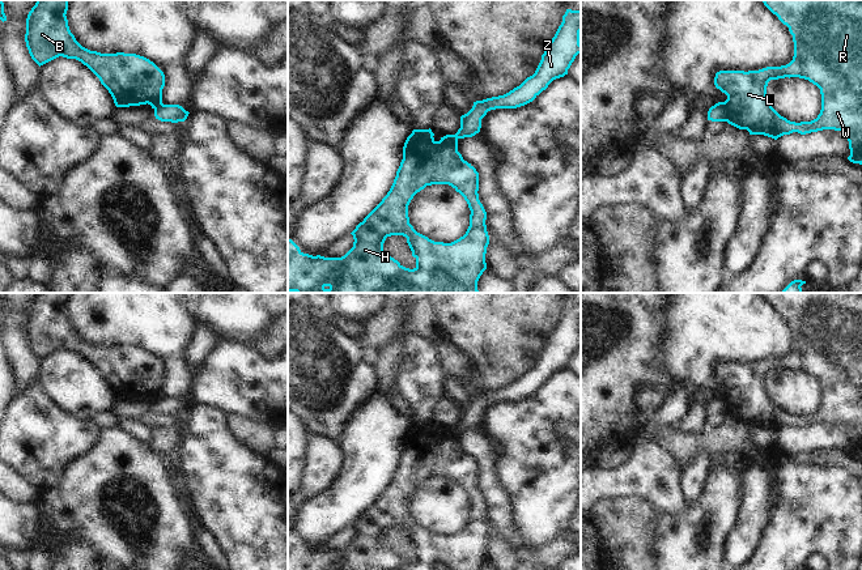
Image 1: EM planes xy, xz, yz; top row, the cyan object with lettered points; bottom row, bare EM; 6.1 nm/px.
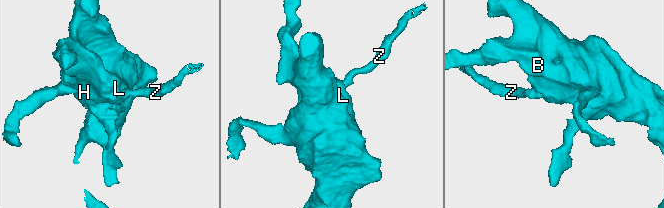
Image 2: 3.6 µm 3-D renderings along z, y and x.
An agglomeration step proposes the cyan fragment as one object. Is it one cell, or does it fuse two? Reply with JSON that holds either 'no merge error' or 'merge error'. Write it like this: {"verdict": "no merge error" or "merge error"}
{"verdict": "merge error"}

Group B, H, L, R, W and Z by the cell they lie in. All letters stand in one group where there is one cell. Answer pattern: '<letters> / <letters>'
B H L R W / Z

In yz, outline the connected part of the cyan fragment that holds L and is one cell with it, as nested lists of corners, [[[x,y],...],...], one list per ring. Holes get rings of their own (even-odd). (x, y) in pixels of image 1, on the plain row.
[[[761,293],[764,298],[789,320],[794,335],[793,353],[781,360],[767,360],[759,363],[719,363],[714,378],[727,388],[725,395],[717,397],[729,405],[727,416],[747,422],[750,428],[764,428],[777,433],[784,428],[798,425],[801,428],[823,422],[845,424],[848,426],[850,448],[848,452],[862,458],[862,293]],[[799,370],[808,373],[820,382],[821,403],[811,414],[790,414],[781,409],[768,395],[767,379],[770,373]]]

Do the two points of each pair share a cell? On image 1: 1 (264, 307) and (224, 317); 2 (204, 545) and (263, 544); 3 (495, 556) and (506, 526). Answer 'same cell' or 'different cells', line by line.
1: same cell
2: different cells
3: different cells

